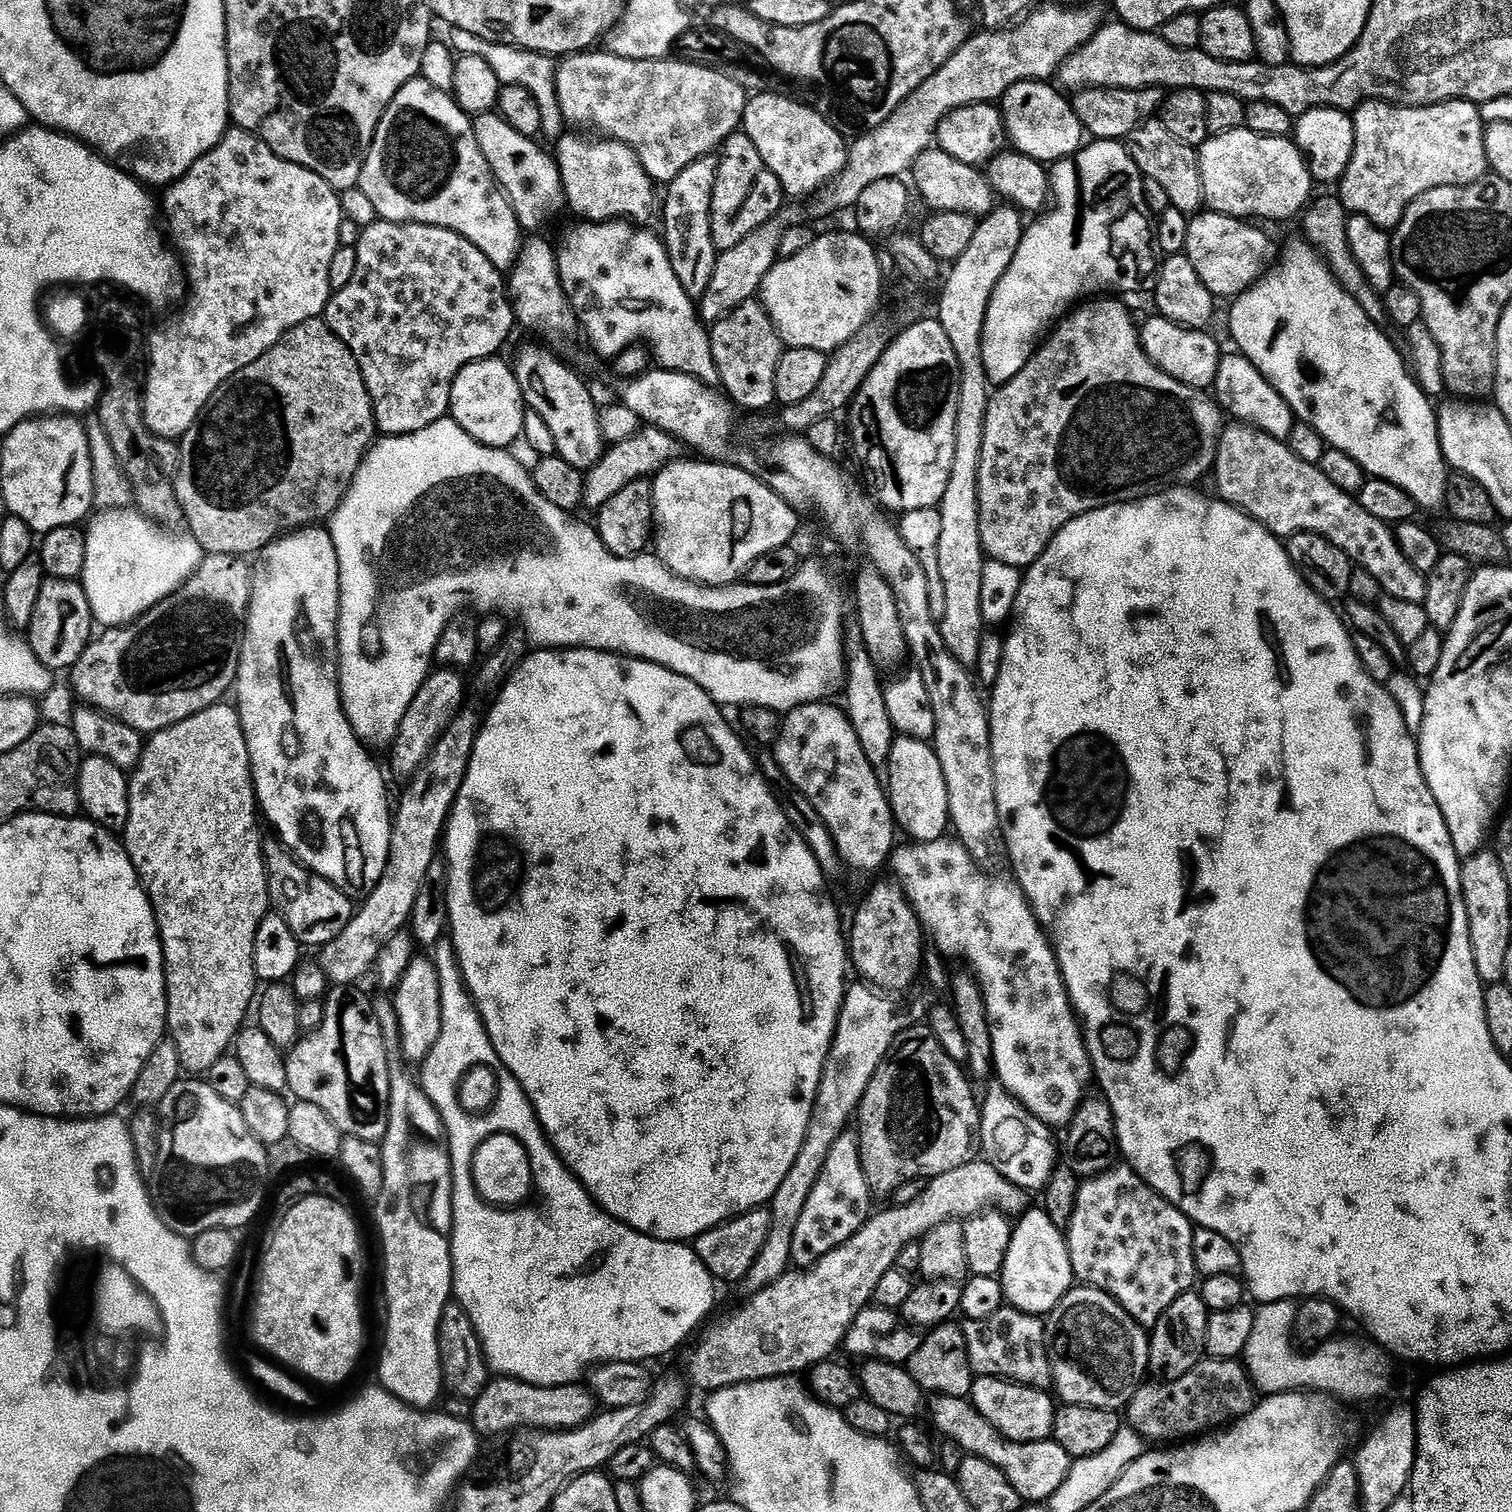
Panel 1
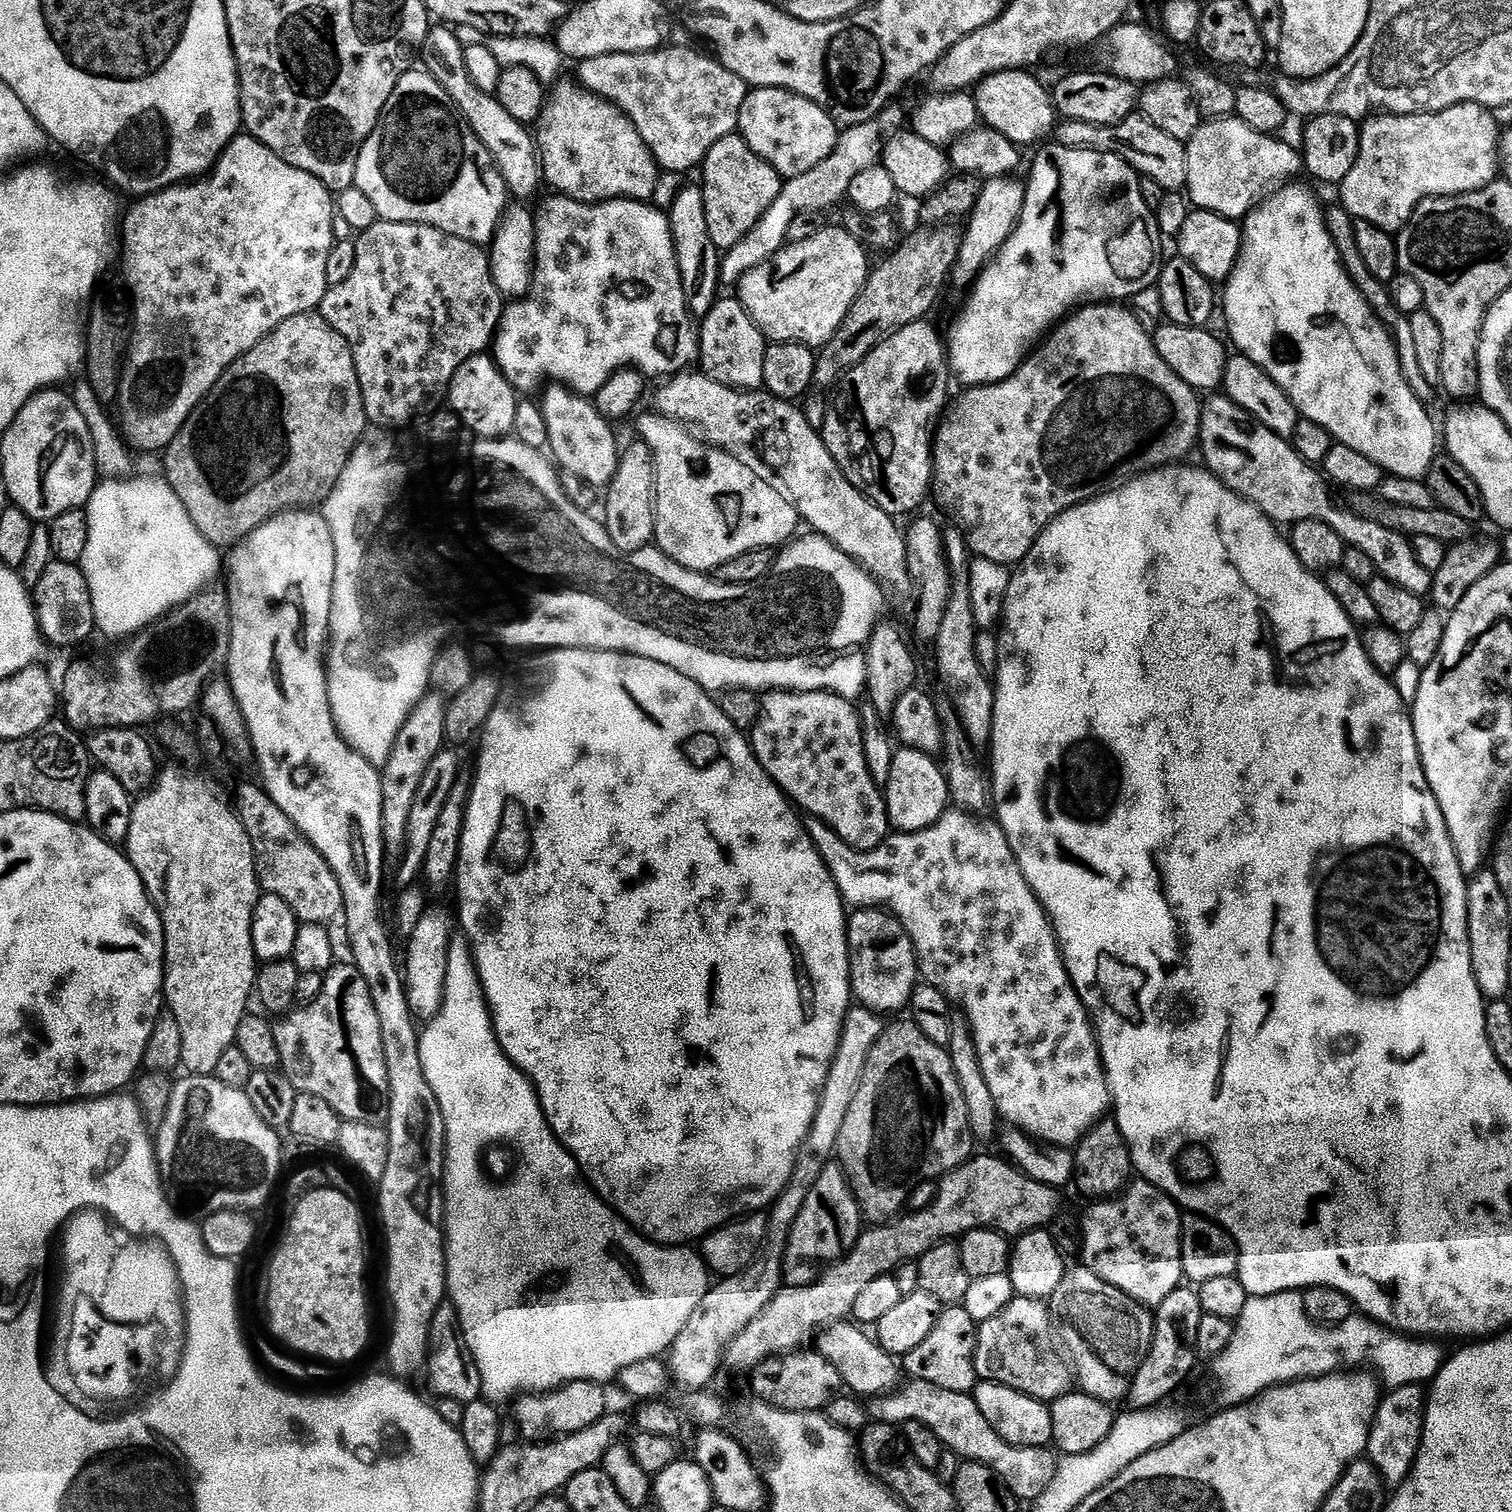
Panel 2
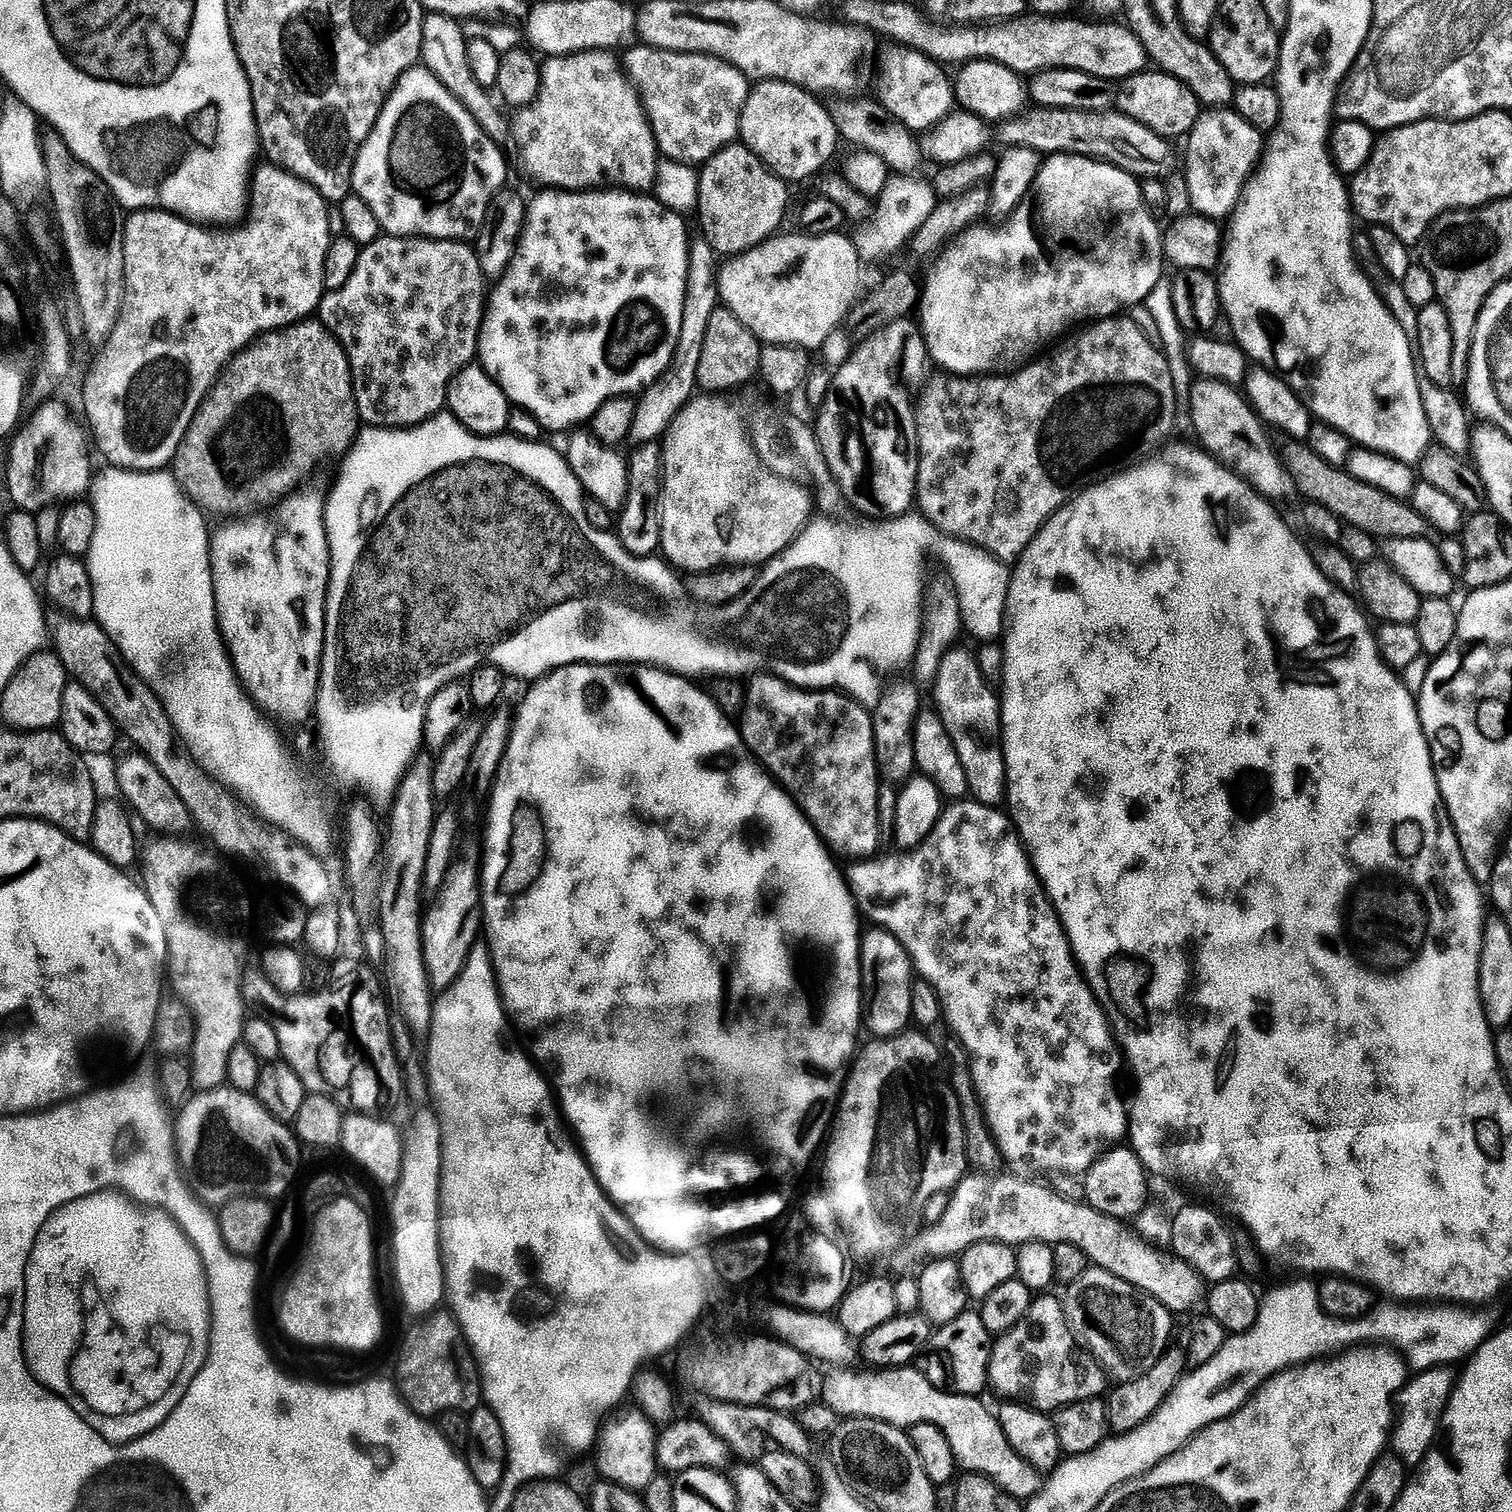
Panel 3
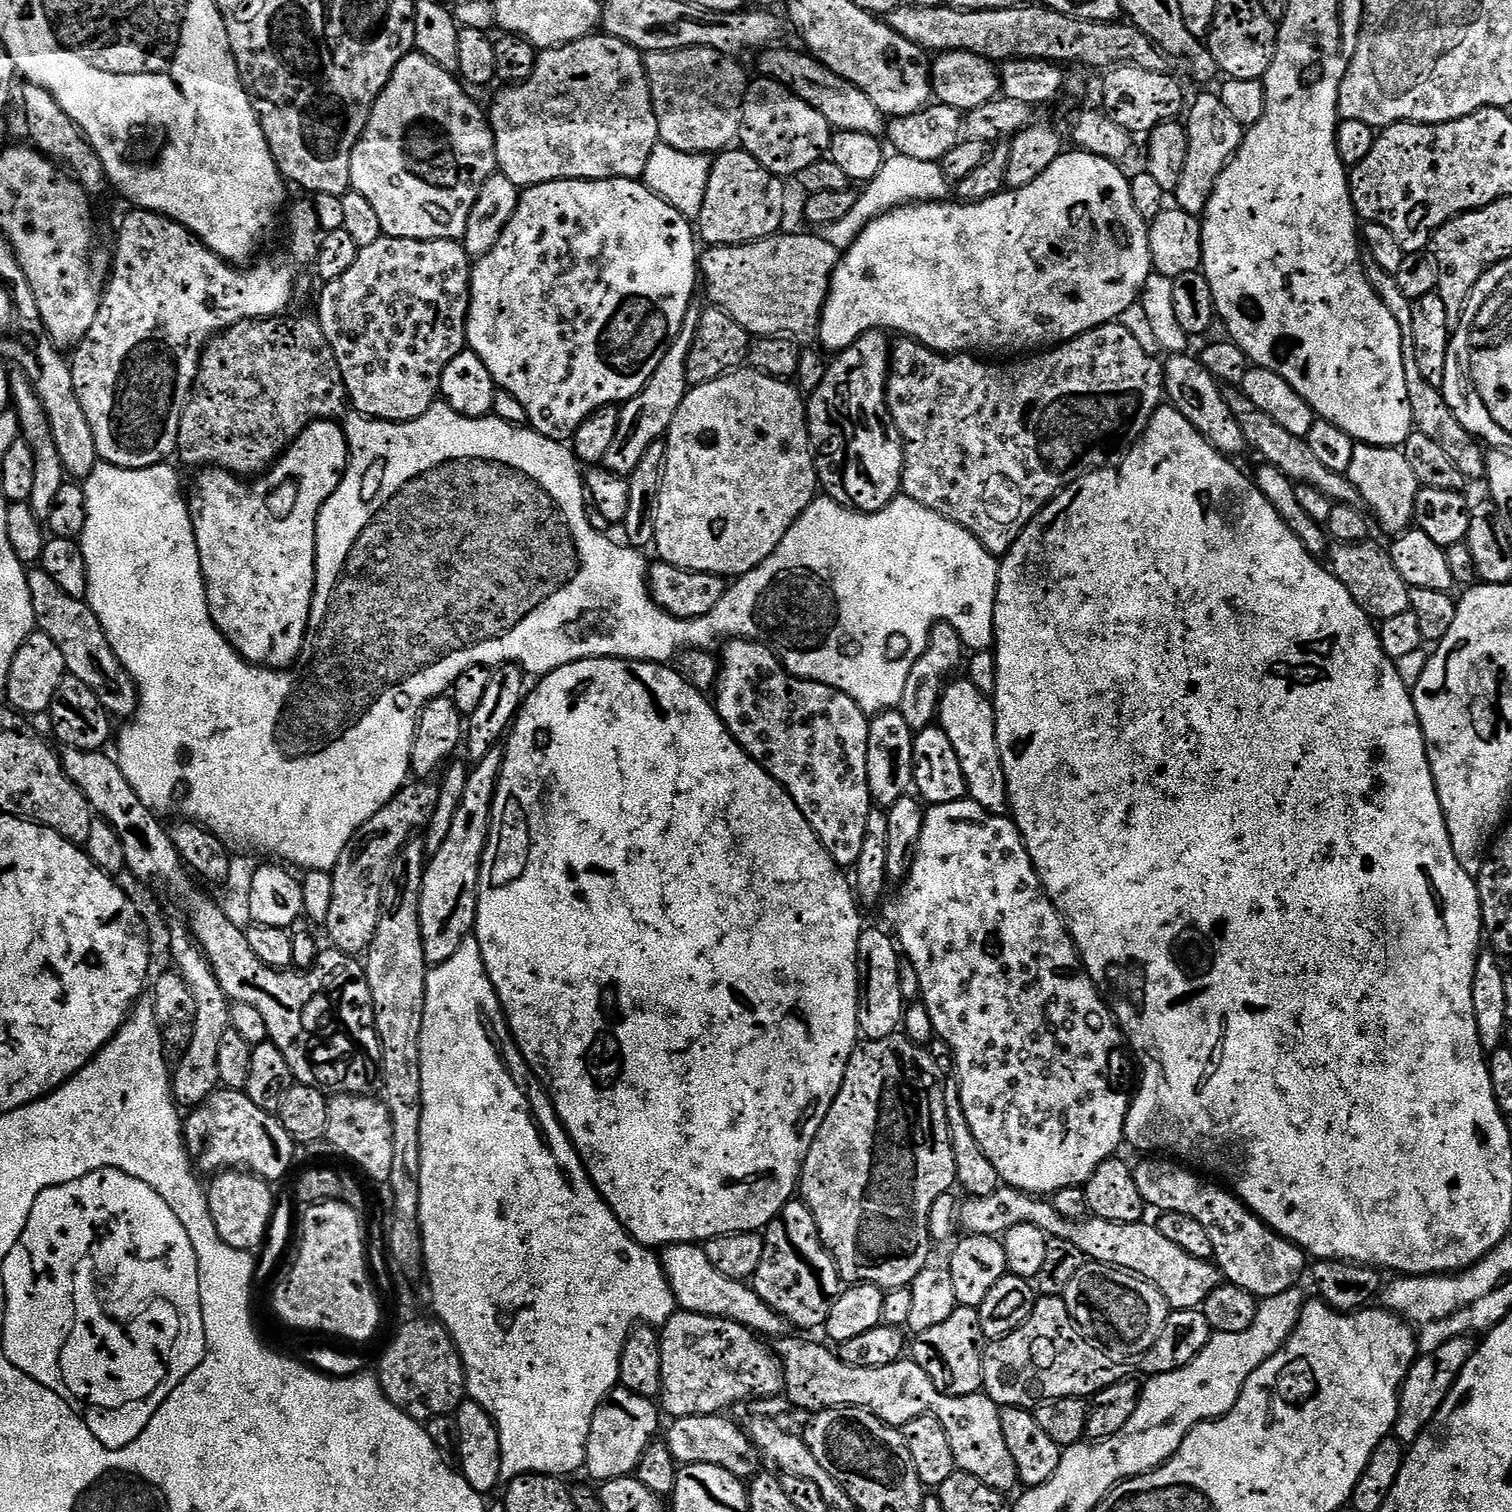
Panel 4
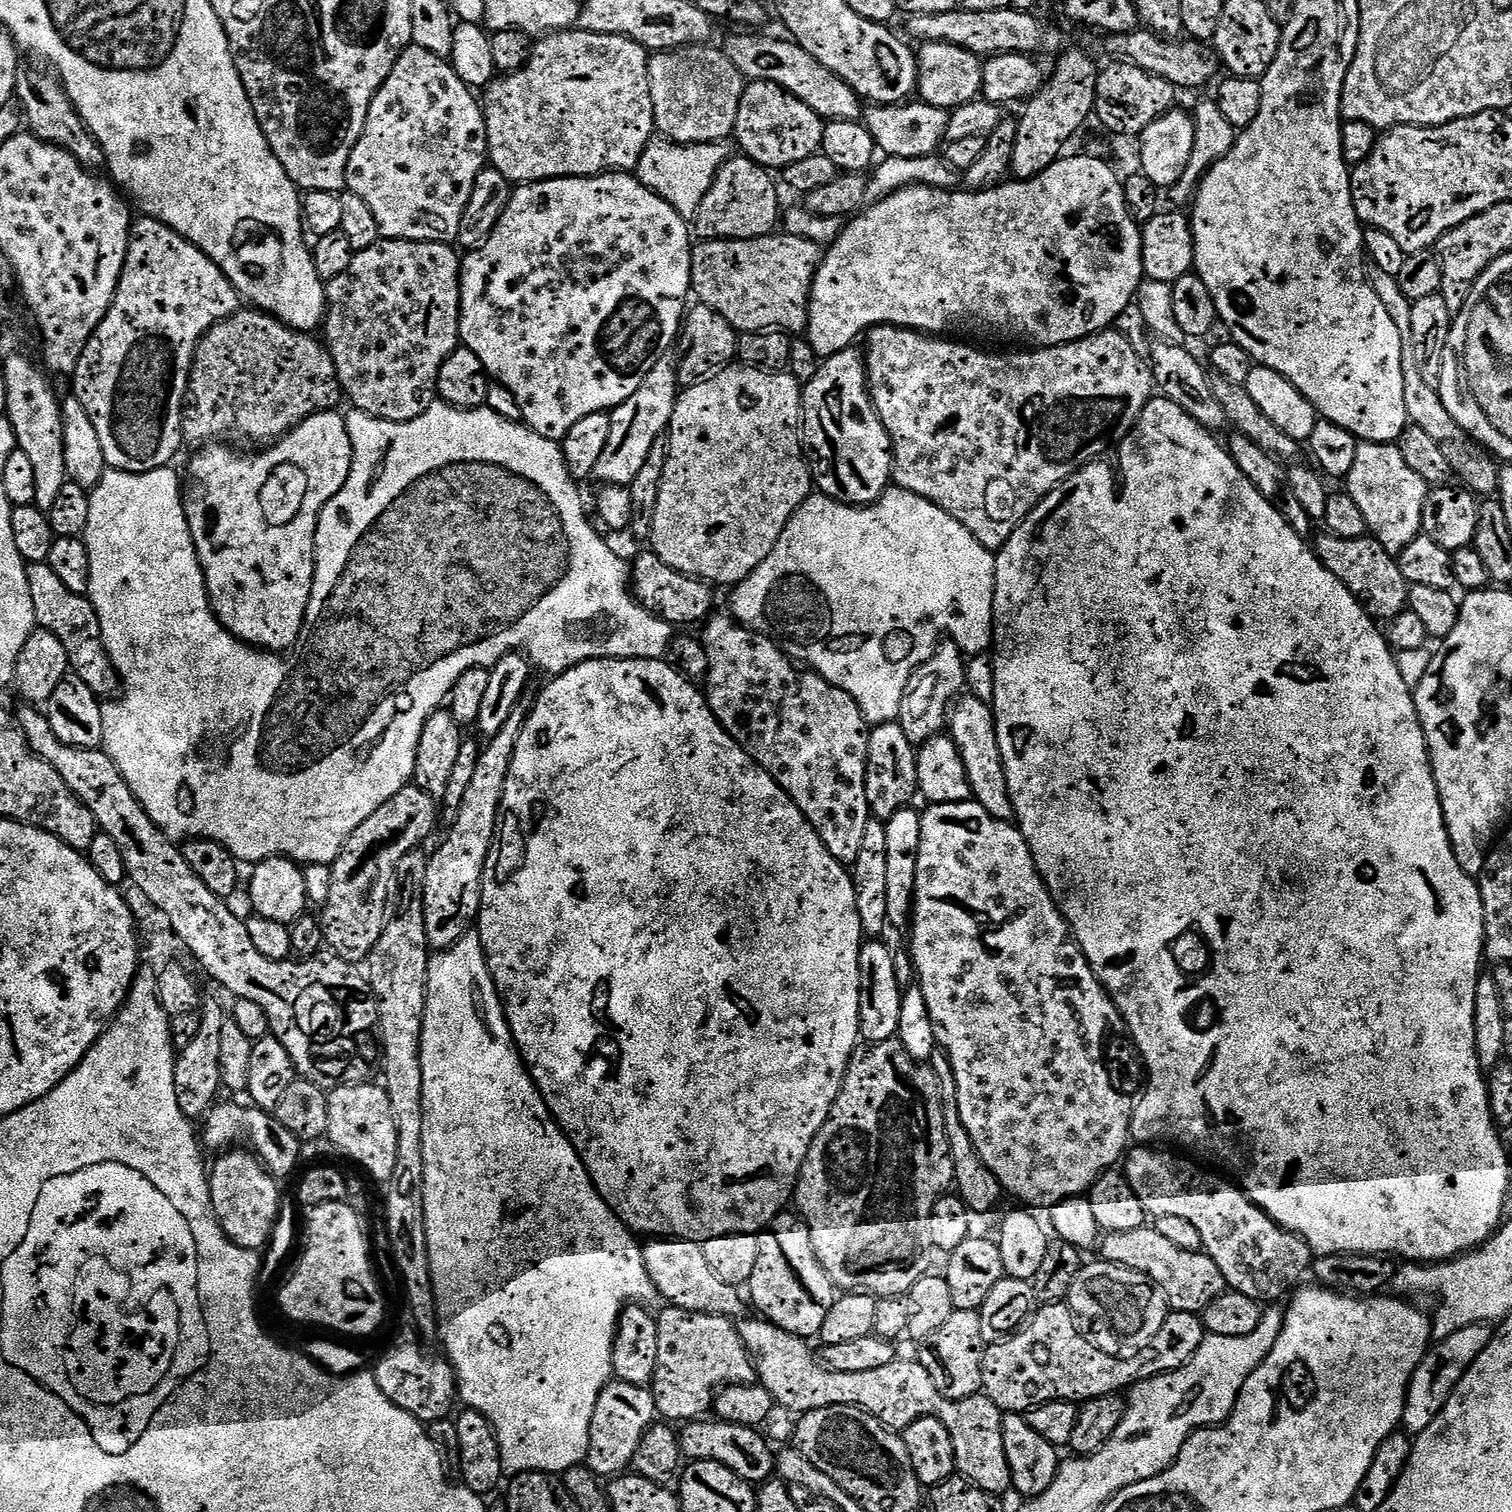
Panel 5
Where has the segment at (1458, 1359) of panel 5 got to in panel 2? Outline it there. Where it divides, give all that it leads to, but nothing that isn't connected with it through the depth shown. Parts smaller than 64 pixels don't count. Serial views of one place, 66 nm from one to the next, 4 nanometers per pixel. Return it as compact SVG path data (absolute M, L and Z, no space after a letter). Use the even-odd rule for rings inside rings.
M1412 1384L1391 1389L1381 1399L1380 1406L1376 1409L1376 1417L1372 1419L1372 1433L1368 1439L1366 1456L1375 1464L1376 1469L1389 1485L1399 1485L1416 1462L1420 1439L1424 1436L1425 1407L1425 1389L1420 1384Z

